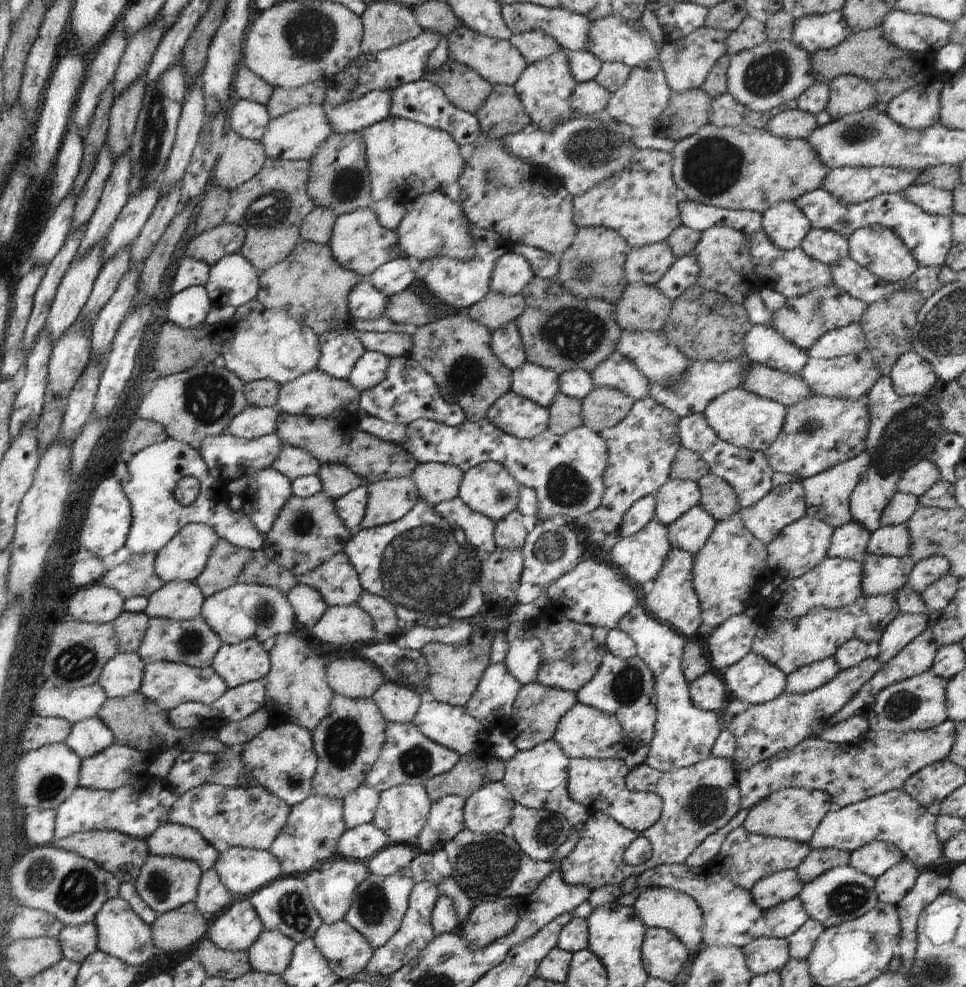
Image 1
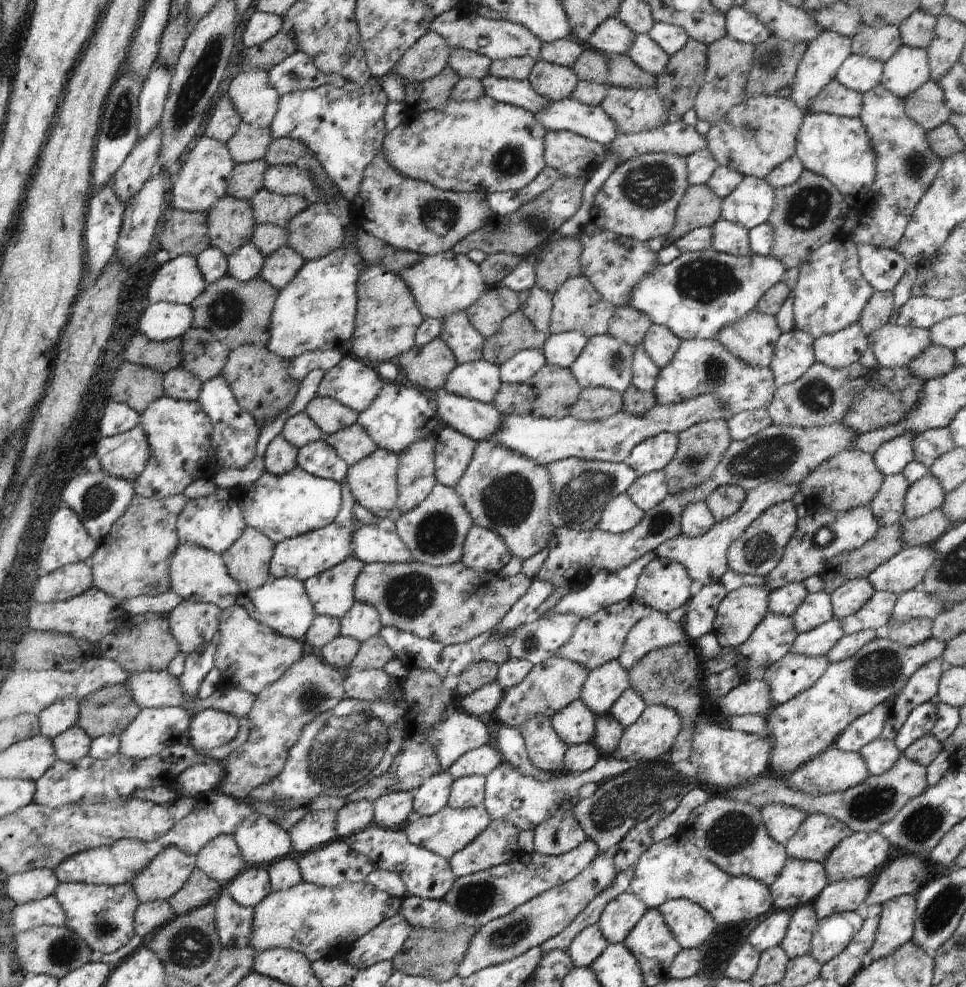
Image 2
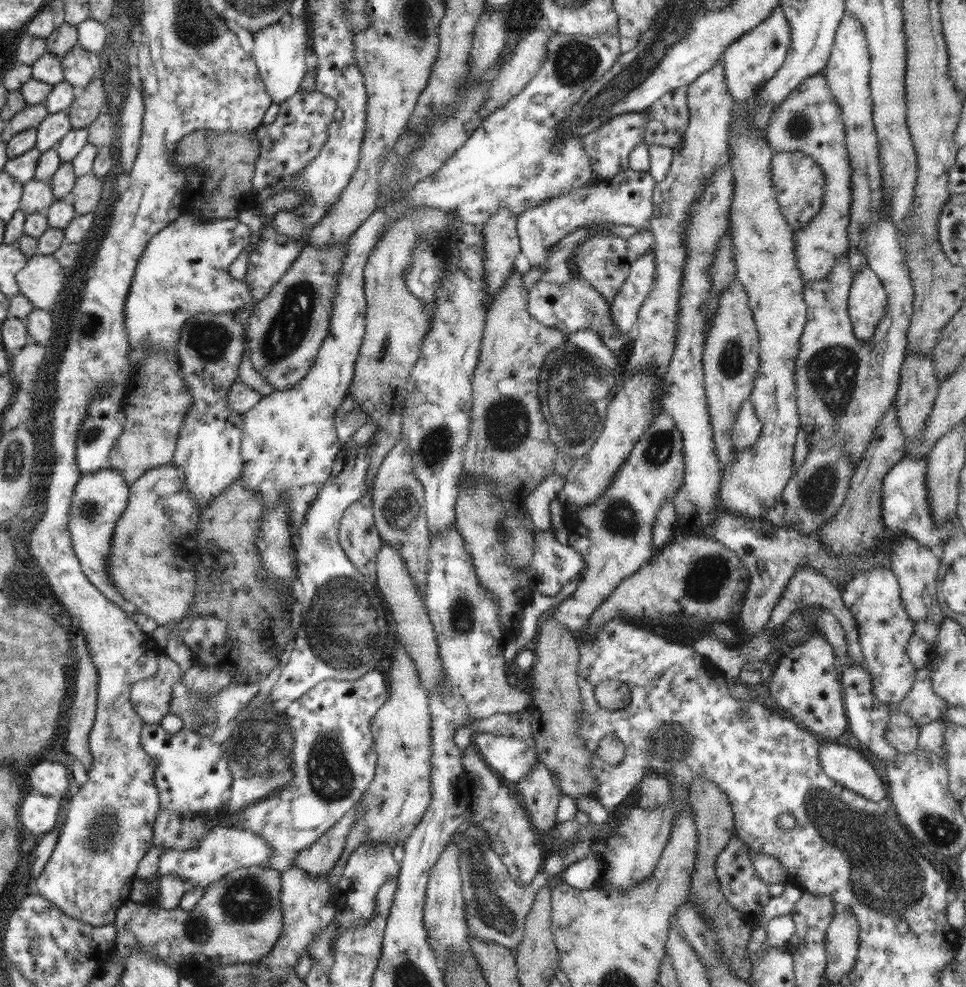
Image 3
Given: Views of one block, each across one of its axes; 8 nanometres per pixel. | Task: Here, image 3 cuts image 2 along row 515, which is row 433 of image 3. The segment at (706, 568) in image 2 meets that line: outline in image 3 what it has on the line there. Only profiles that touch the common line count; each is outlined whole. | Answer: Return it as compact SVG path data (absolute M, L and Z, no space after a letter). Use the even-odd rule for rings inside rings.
M750 399L744 400L742 408L736 416L736 424L732 428L732 441L739 450L746 450L758 440L760 432L762 432L762 422L756 416L754 405Z

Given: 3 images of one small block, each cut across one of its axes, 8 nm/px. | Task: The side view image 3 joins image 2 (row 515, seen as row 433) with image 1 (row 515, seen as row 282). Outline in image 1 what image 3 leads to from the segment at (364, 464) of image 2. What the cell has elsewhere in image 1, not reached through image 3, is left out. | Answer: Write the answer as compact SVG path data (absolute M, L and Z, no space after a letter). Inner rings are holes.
M409 477L379 480L366 487L367 505L358 530L396 522L404 518L420 499L416 485Z

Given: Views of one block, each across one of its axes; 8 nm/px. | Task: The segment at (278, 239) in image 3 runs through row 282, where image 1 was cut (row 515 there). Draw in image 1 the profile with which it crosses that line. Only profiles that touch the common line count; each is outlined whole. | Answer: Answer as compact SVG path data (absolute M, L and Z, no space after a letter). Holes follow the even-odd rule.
M272 467L260 469L240 494L243 500L242 511L265 536L277 517L277 512L292 494L291 479Z

